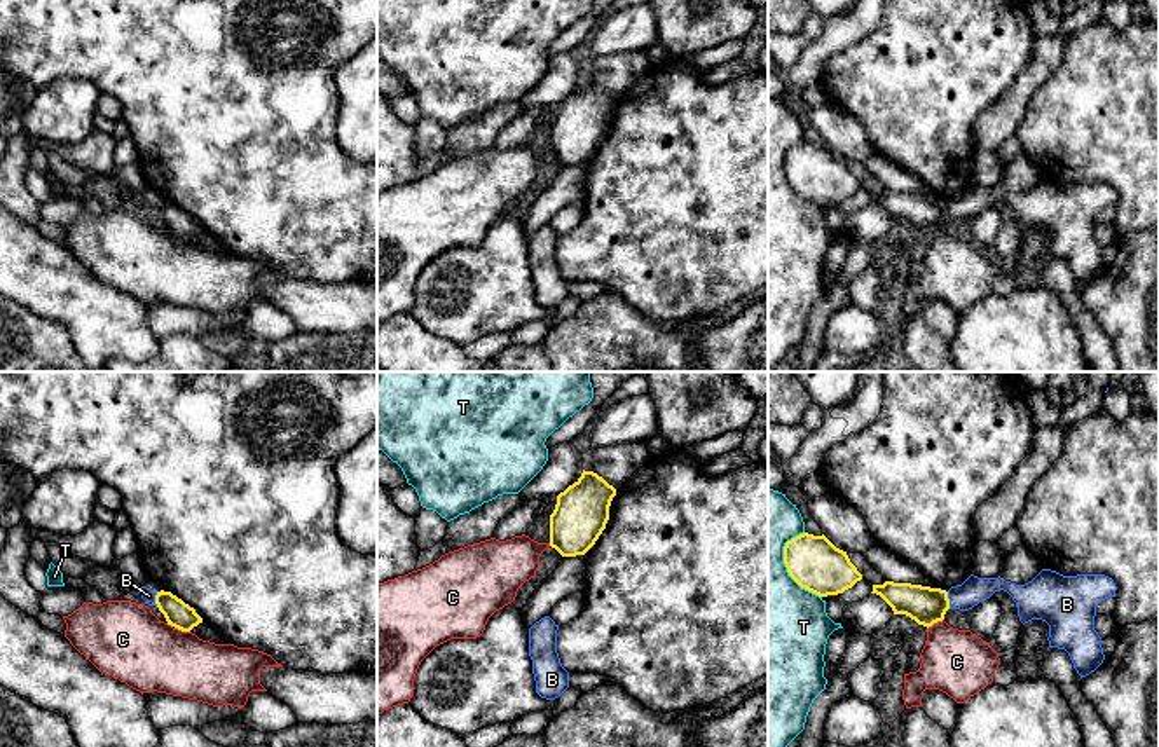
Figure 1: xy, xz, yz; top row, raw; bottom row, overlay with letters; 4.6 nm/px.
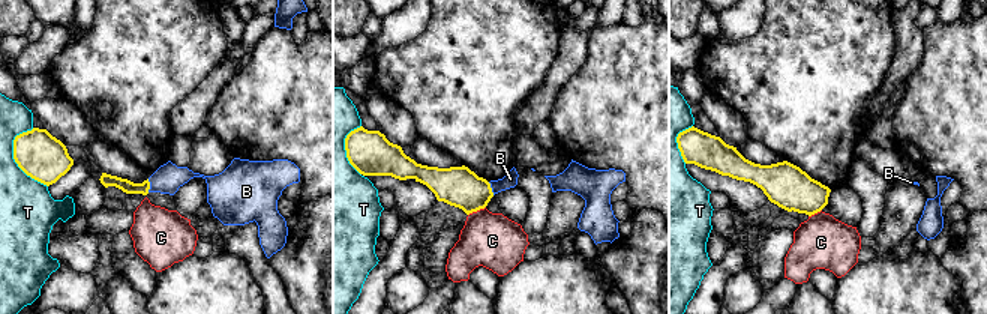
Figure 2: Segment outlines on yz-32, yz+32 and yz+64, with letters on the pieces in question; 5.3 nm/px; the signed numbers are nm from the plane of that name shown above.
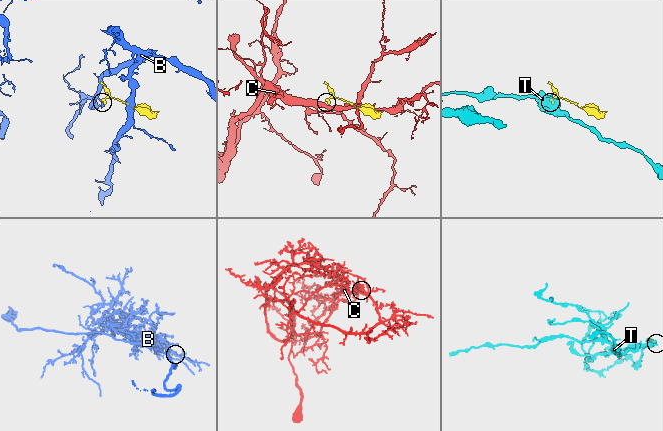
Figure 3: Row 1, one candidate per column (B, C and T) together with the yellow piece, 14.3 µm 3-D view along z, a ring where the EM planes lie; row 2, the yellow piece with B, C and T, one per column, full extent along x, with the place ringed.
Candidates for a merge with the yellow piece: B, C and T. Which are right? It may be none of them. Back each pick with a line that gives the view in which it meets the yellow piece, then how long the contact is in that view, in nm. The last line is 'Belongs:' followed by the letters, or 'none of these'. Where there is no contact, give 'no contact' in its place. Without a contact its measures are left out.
Belongs: none of these

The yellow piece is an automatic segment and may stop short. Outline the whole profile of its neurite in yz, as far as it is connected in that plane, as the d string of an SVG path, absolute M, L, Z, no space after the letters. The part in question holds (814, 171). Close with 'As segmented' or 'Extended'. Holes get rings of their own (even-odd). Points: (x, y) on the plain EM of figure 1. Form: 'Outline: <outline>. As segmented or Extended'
Outline: M803 141L784 155L789 185L805 199L819 204L838 204L862 188L847 161L836 157L824 143Z. As segmented

